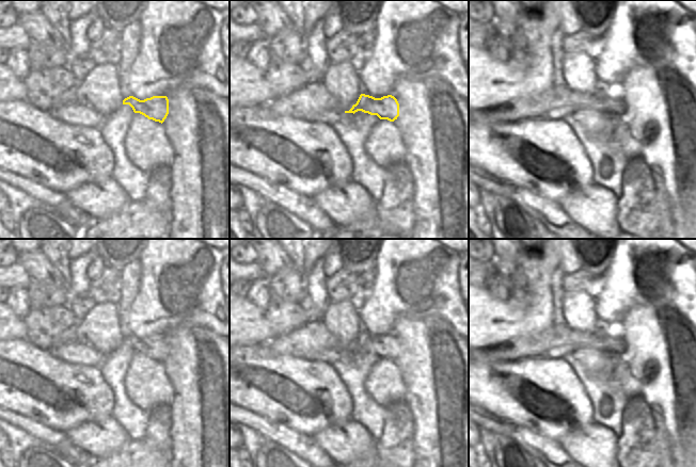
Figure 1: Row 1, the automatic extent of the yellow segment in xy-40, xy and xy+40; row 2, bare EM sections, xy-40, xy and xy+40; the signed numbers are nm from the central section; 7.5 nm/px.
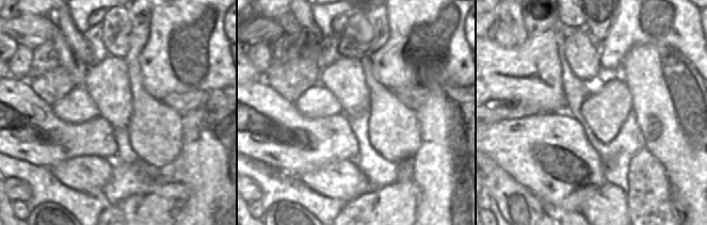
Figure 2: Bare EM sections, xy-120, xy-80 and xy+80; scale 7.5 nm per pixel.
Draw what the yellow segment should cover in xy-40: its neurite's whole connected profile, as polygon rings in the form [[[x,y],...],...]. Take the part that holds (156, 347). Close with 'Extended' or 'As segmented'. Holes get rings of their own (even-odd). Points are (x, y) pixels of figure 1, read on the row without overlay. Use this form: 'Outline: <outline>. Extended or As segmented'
Outline: [[[129,335],[123,339],[123,343],[129,343],[135,352],[140,352],[148,358],[161,363],[169,353],[169,338],[167,335],[153,335],[144,339]]]. As segmented

